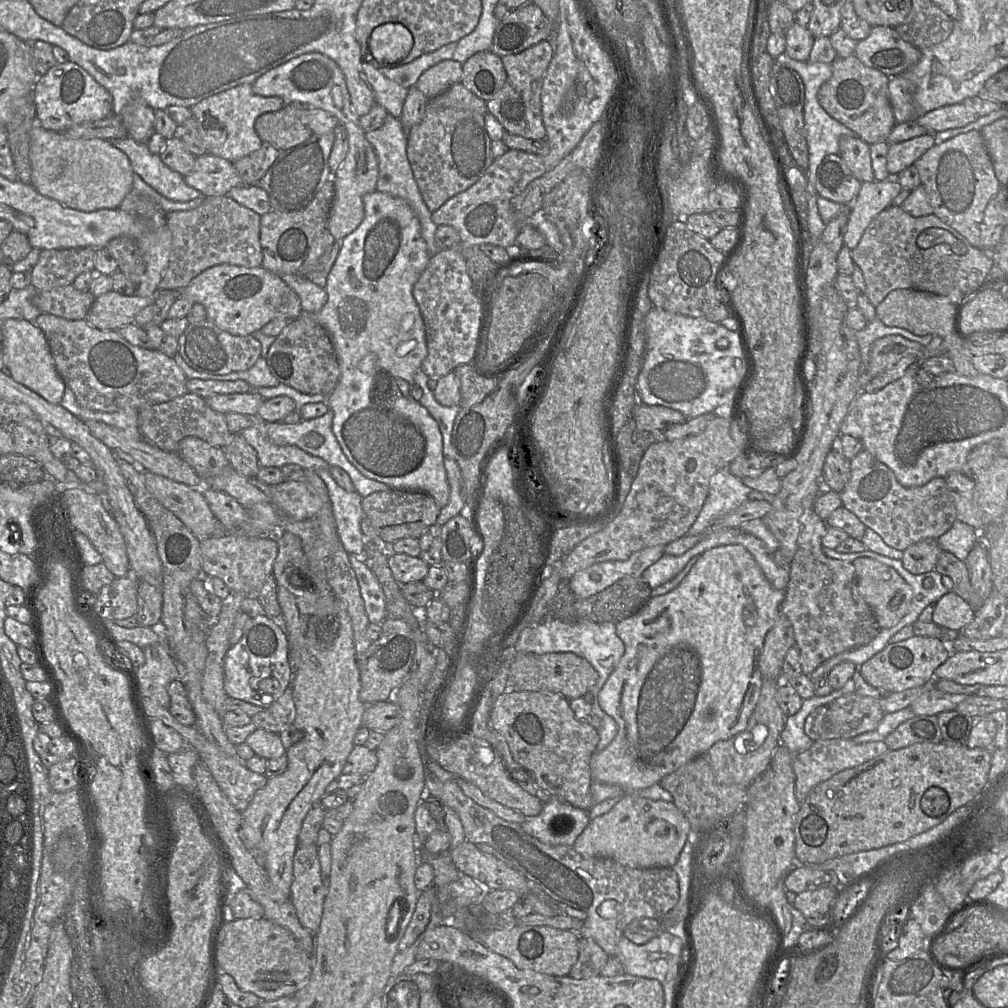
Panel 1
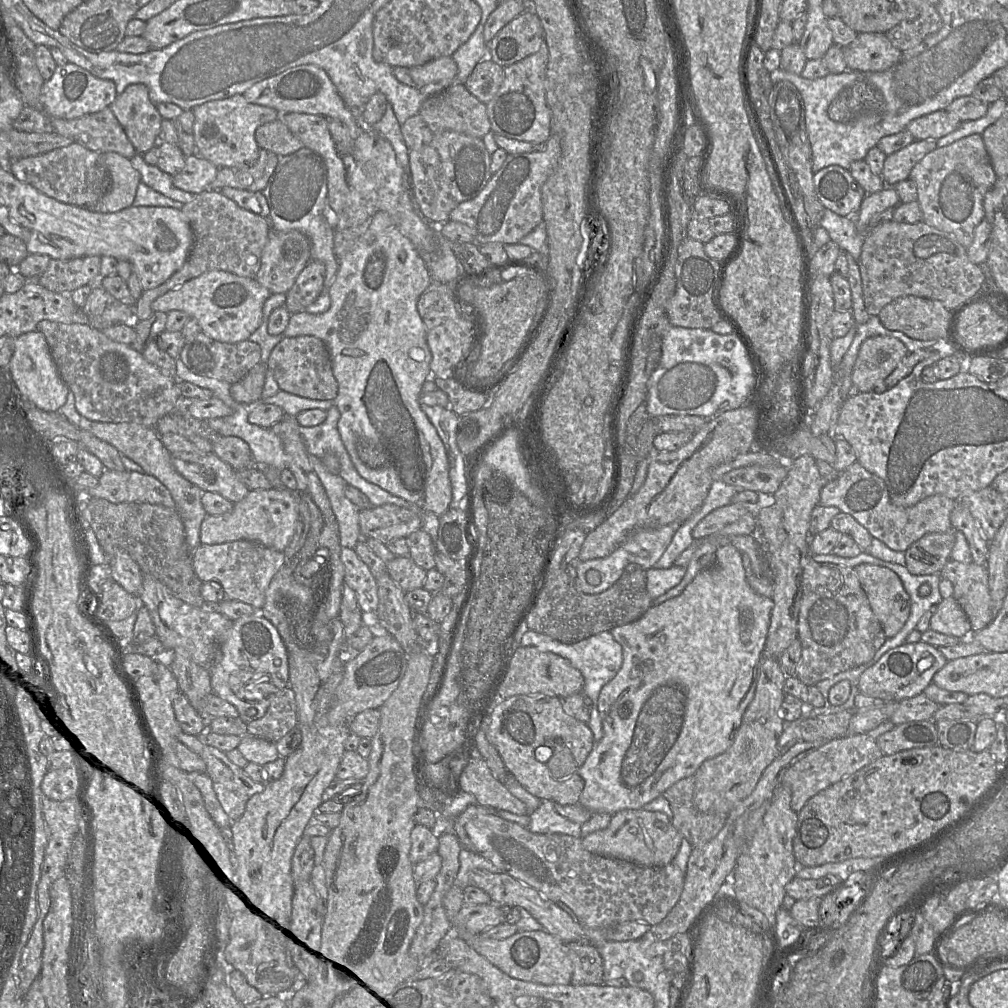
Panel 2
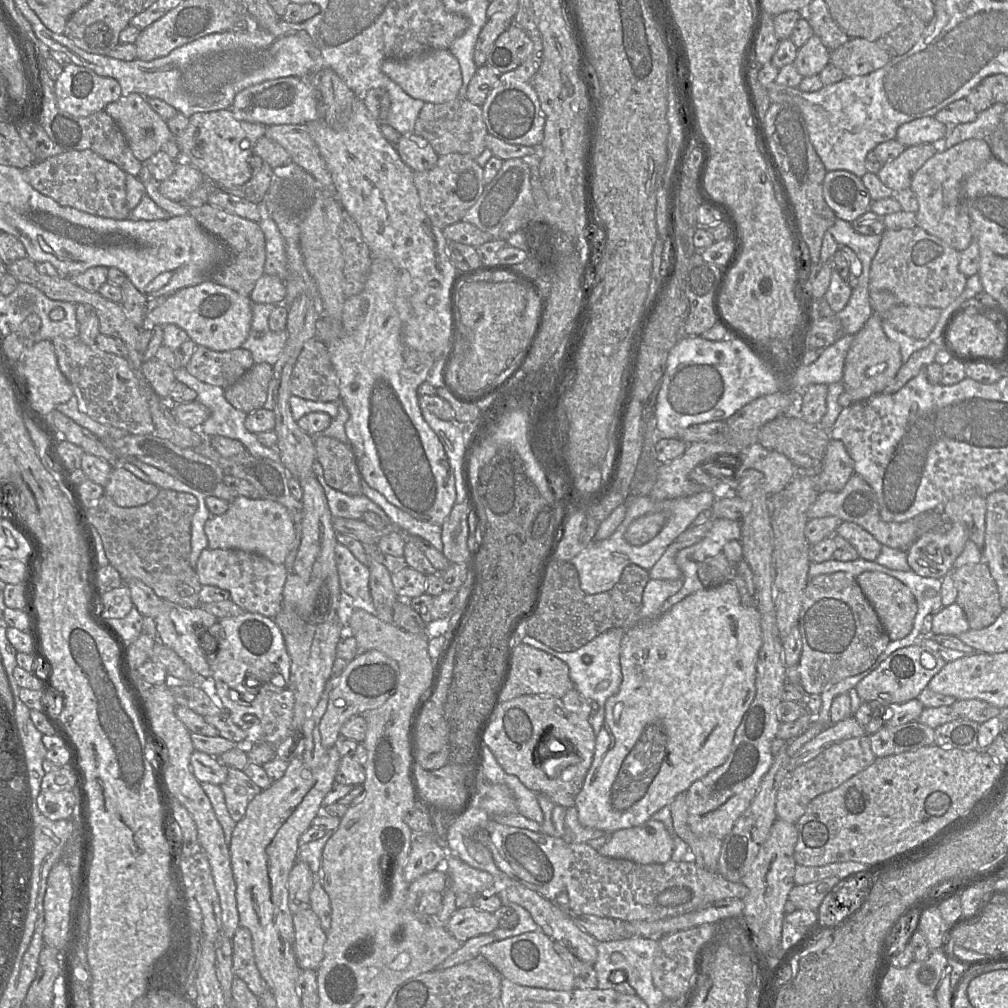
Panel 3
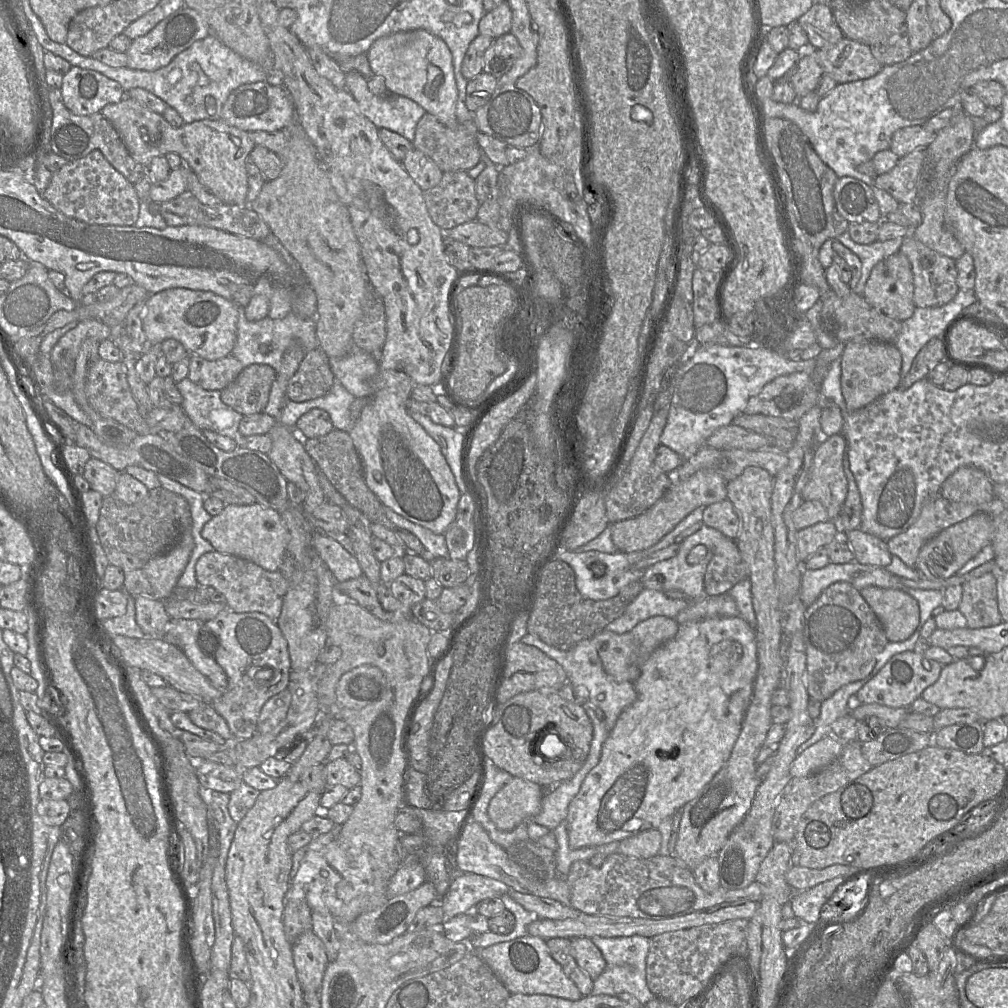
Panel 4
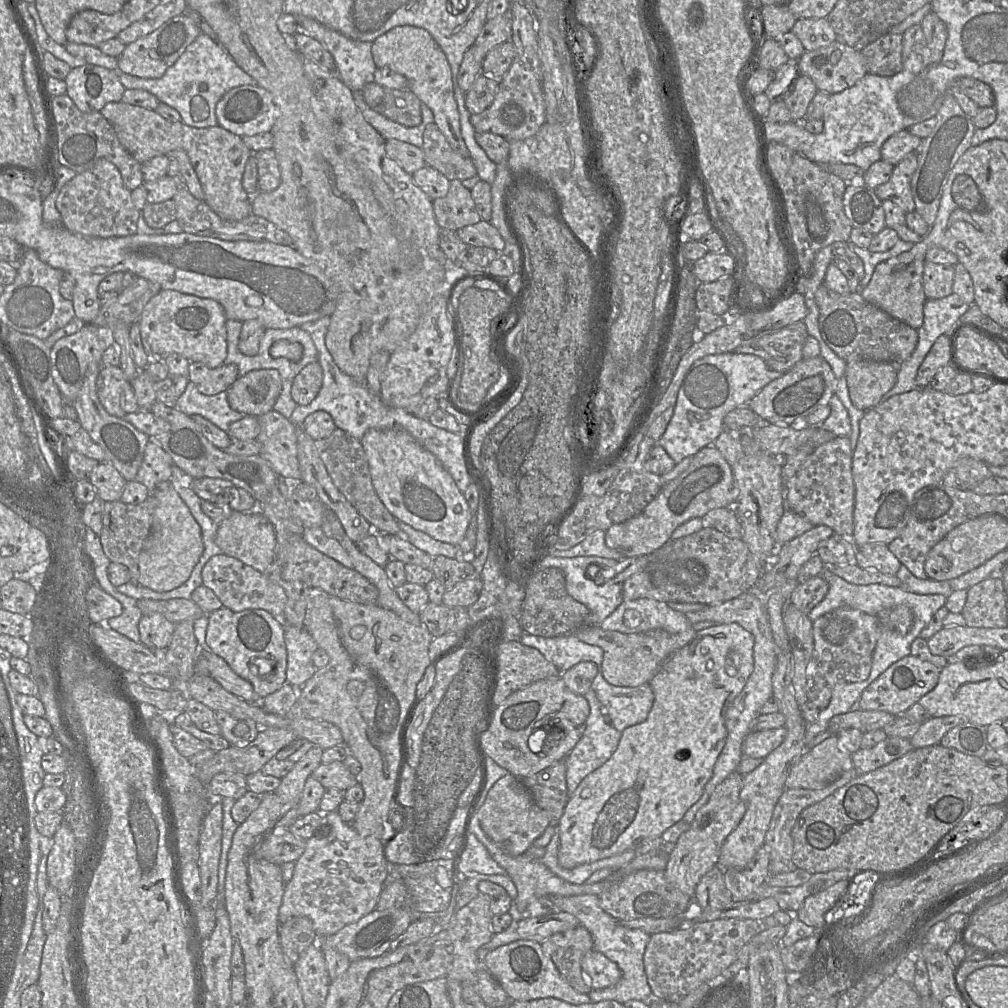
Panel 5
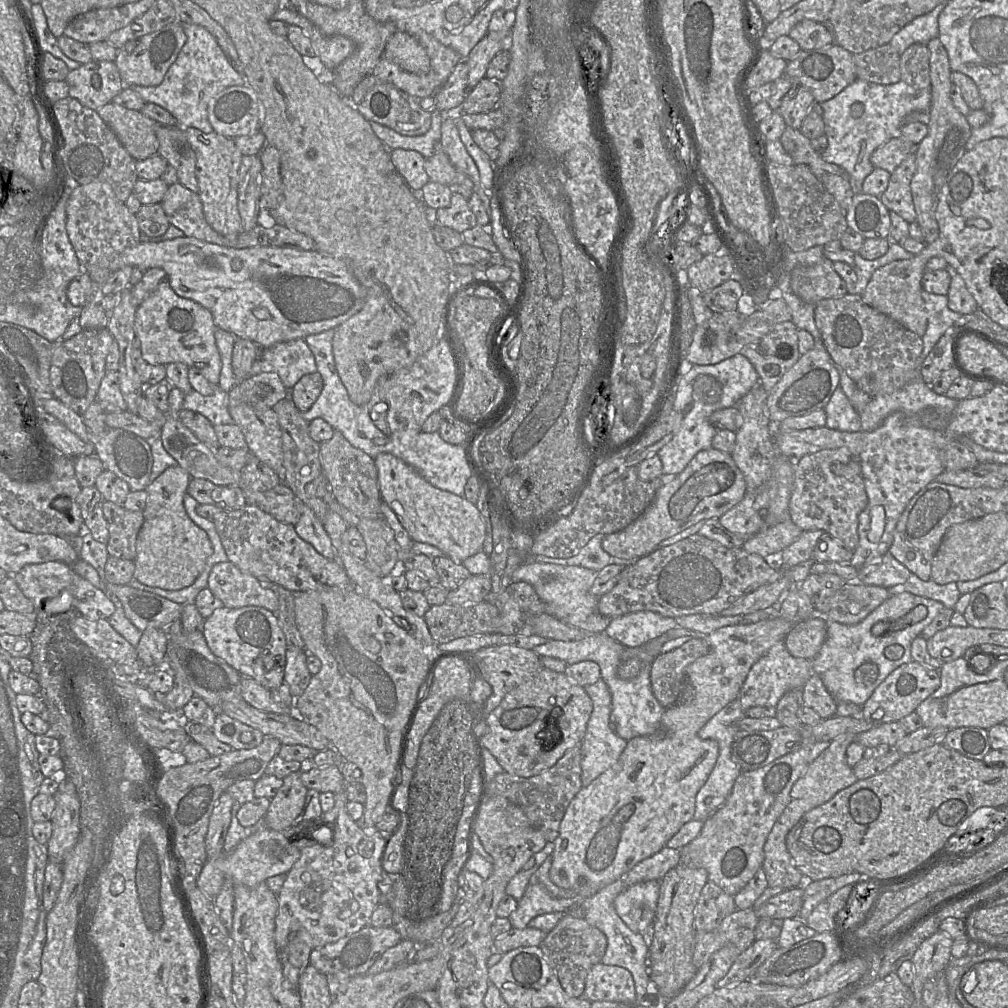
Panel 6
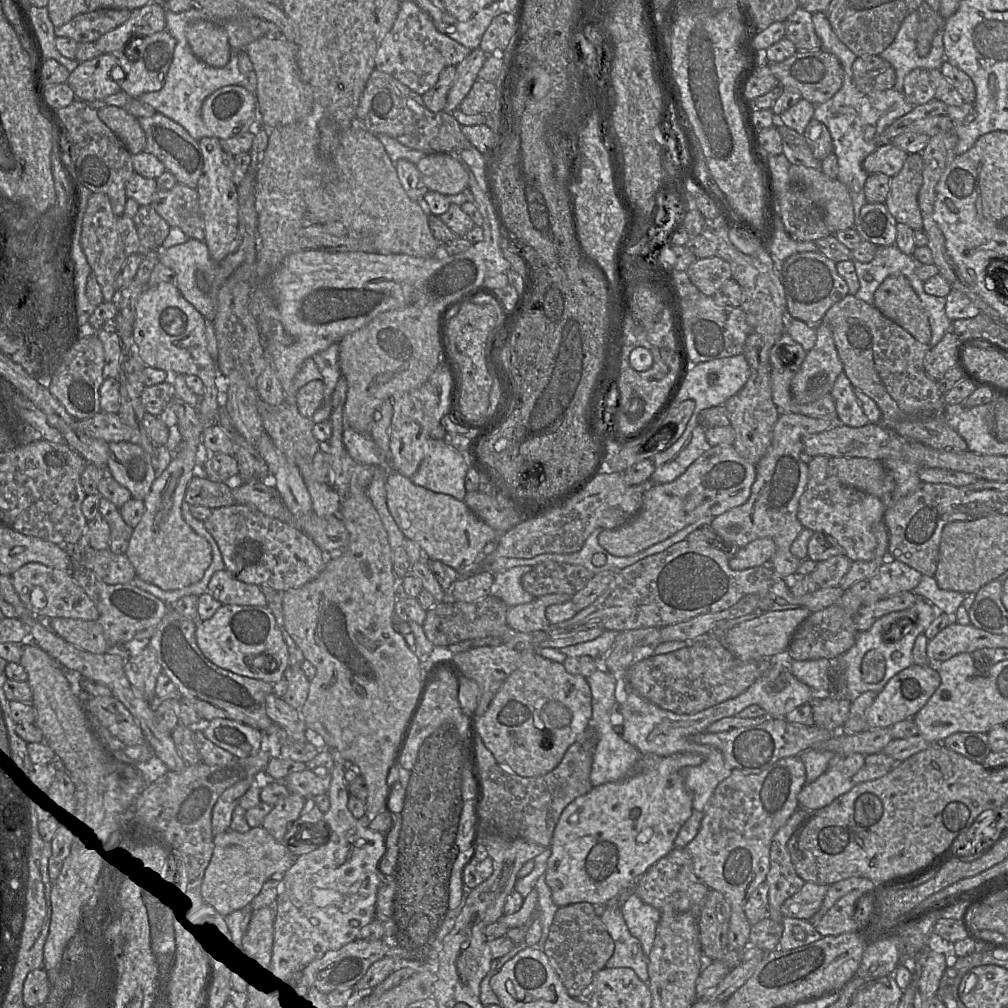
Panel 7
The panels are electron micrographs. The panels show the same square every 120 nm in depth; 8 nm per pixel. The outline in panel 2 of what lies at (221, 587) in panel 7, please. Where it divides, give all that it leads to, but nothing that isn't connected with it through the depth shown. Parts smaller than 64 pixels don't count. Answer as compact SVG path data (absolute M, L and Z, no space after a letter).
M248 540L211 545L201 543L193 552L193 568L202 582L219 582L227 599L248 603L257 610L263 607L266 590L285 562L283 552Z

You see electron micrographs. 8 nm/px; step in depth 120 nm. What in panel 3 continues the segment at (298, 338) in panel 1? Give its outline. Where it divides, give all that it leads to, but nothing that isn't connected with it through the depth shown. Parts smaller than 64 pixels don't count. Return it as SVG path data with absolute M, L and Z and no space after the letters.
M314 338L304 344L293 367L290 391L315 402L340 401L336 373L324 342Z

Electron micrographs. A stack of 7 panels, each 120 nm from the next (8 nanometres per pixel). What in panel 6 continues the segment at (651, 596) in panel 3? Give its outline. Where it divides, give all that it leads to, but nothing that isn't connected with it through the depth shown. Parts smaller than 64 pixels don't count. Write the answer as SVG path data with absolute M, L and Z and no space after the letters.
M638 611L612 618L605 632L627 647L638 647L677 626L673 617Z

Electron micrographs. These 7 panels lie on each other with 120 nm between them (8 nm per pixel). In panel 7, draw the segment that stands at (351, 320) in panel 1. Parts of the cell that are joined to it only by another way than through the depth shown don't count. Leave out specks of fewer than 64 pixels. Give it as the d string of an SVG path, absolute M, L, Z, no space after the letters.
M388 470L385 490L390 514L405 537L420 547L424 559L439 560L457 571L464 570L482 557L488 542L499 538L499 533L477 517L464 501L418 486L396 471Z

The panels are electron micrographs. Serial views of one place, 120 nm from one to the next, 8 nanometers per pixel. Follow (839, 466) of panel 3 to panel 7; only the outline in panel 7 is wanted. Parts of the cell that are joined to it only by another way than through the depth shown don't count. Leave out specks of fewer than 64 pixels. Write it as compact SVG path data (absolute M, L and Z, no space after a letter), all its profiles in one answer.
M817 455L808 463L809 480L802 494L797 517L804 528L831 535L845 550L850 561L869 561L877 546L873 527L884 521L885 503L873 495L843 484L827 472L830 456Z

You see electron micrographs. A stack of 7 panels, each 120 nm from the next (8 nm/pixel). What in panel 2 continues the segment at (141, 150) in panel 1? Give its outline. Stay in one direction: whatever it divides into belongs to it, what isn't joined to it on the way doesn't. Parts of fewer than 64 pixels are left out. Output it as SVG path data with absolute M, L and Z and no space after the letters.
M137 153L131 158L133 167L140 173L141 180L153 190L182 204L191 202L196 196L173 185L172 176L160 170L157 165L149 165L142 154Z

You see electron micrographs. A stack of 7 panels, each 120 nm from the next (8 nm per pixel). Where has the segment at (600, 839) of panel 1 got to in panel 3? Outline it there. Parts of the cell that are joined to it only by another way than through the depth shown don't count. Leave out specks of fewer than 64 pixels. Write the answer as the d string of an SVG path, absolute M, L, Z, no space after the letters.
M651 818L642 825L613 832L598 853L638 864L662 864L671 859L673 850L673 836L662 822Z

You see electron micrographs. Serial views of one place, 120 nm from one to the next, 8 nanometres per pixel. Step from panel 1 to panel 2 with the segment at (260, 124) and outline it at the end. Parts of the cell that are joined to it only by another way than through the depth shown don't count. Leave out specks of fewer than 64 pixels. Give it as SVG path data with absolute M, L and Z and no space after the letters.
M279 119L259 126L255 131L255 139L260 149L271 151L277 156L288 156L304 147Z

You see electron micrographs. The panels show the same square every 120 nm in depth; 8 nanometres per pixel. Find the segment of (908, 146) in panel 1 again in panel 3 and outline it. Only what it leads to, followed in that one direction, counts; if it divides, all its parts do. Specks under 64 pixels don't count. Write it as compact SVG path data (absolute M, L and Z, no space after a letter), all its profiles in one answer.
M920 144L906 149L894 160L883 164L877 173L881 182L899 192L911 187L915 173L938 152L938 144Z

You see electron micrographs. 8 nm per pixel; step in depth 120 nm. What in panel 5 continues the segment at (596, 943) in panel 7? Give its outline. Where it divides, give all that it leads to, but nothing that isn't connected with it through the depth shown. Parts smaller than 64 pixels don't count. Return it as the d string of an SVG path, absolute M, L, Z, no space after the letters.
M582 925L556 933L541 943L542 950L555 964L561 977L577 992L588 994L590 983L582 972L581 962L593 950L591 933Z

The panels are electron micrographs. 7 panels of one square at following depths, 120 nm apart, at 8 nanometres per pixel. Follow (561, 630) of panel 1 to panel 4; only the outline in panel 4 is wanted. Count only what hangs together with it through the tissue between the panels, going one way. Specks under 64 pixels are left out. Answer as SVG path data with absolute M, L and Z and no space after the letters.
M527 633L520 642L534 646L550 658L557 661L567 674L567 681L584 690L586 698L604 712L604 723L612 730L619 715L637 699L637 692L631 682L618 682L603 669L602 661L591 638L583 639L568 650L554 648L539 638Z

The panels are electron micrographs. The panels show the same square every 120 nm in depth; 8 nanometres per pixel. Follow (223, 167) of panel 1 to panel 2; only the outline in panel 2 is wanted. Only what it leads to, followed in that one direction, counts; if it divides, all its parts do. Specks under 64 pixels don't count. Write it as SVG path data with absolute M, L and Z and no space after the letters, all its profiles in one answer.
M199 155L186 156L184 169L179 174L172 176L172 182L175 187L197 195L210 190L210 185L214 181L218 170L217 166Z

